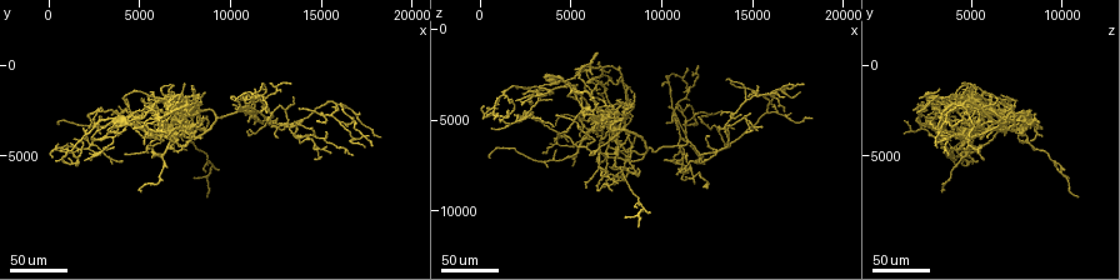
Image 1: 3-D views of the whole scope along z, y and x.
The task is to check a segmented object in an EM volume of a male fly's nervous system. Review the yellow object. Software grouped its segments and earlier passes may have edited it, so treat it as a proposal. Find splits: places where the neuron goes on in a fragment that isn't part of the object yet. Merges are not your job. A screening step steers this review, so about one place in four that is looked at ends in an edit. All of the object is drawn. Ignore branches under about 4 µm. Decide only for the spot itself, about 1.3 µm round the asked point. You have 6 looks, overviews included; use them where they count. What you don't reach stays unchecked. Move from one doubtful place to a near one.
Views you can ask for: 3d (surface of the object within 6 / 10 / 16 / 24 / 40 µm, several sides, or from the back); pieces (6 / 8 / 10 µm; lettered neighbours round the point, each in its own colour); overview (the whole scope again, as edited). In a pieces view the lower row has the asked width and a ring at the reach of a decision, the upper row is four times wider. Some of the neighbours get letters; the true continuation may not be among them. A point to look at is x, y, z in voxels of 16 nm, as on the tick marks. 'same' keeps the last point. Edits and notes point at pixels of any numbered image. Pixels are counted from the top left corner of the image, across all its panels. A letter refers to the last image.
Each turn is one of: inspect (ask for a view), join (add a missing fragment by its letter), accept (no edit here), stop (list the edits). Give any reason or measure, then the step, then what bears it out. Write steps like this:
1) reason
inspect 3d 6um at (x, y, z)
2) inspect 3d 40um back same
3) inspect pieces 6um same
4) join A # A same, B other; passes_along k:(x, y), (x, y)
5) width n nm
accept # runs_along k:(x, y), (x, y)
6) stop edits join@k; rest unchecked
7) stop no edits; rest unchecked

free end
inspect 3d 24um at (7800, 2600, 2600)

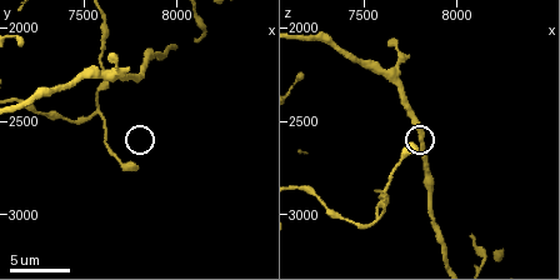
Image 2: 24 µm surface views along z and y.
see the neighbours
inspect pieces 8um at (7760, 2740, 2620)

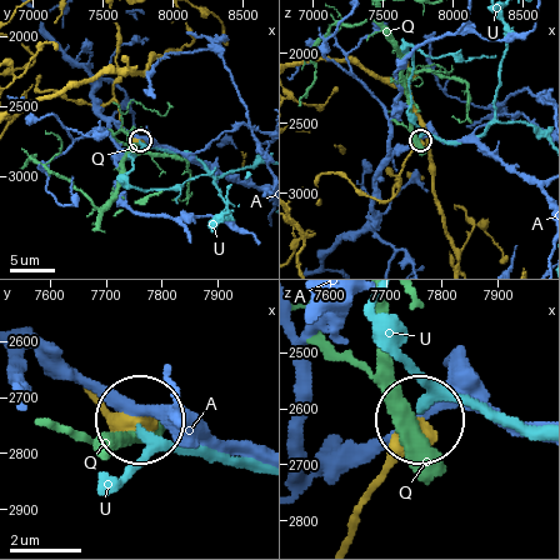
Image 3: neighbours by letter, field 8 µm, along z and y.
accept # A other, Q other, U other; runs_along 3:(349, 531), (355, 505), (418, 418); none of them fits

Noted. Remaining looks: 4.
end of a long branch
inspect 3d 40um at (8400, 1600, 5600)

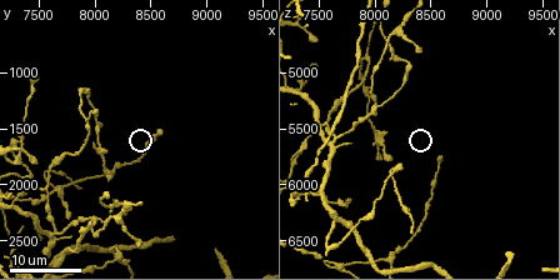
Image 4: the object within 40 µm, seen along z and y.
inspect pieces 8um at (8600, 1520, 5780)

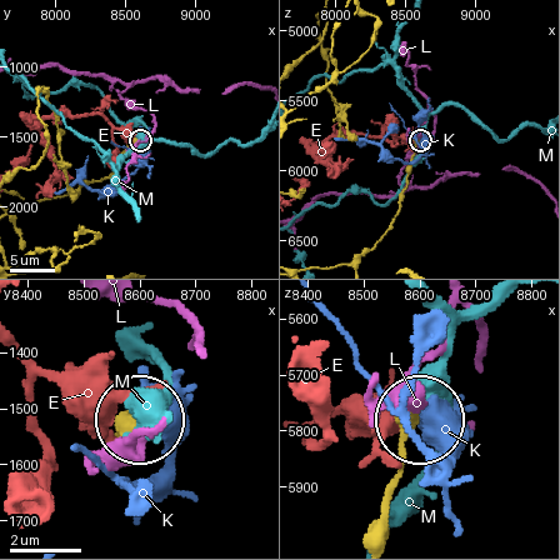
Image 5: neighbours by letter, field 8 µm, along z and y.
width 460 nm
accept # E other, K other, L other, M other; none of them fits

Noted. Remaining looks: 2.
an open end
inspect 3d 40um at (7600, 4600, 8400)

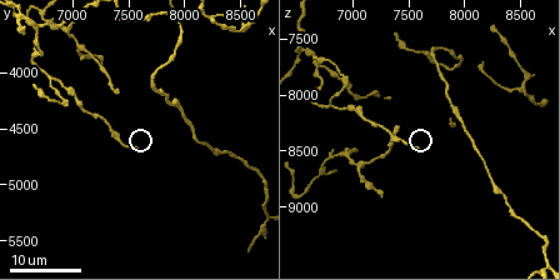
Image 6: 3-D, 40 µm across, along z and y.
what lies round it
inspect pieces 8um at (7580, 4680, 8460)

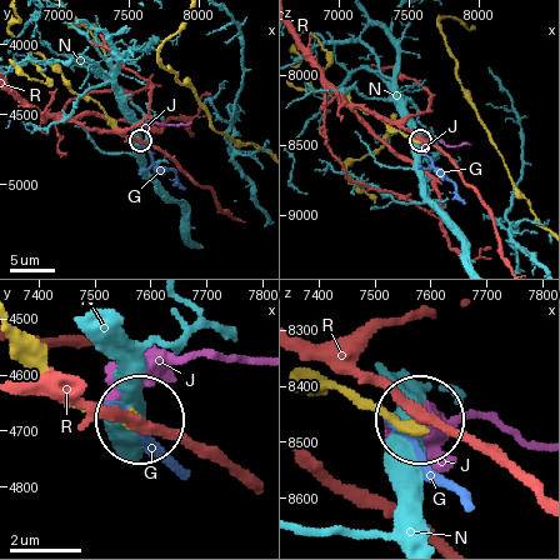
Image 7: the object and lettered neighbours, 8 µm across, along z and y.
accept # G other, J other, N other, R other; runs_along 7:(315, 376), (420, 424); none of them fits

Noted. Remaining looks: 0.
stop no edits; rest unchecked

